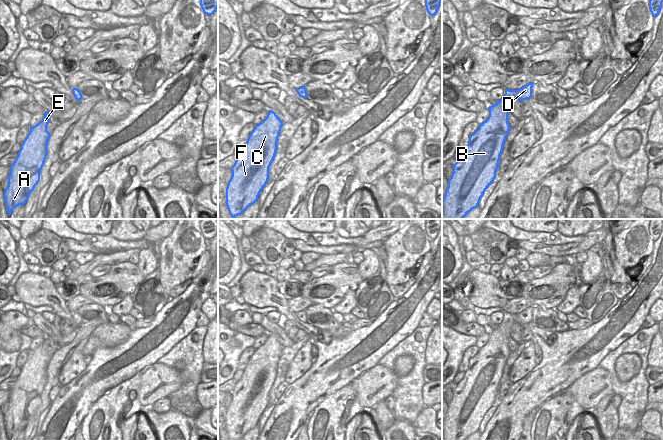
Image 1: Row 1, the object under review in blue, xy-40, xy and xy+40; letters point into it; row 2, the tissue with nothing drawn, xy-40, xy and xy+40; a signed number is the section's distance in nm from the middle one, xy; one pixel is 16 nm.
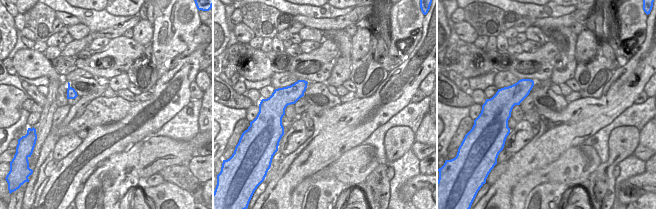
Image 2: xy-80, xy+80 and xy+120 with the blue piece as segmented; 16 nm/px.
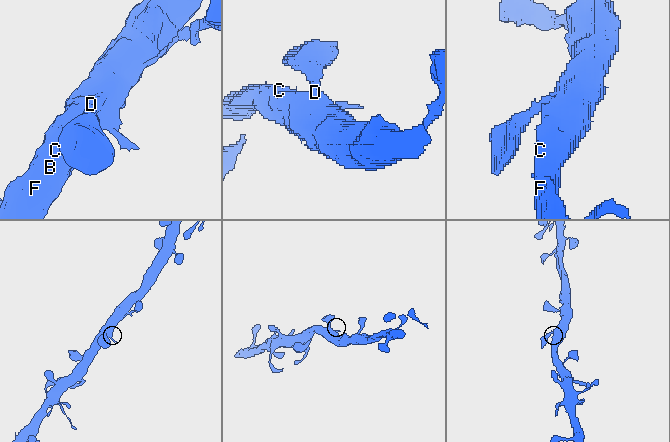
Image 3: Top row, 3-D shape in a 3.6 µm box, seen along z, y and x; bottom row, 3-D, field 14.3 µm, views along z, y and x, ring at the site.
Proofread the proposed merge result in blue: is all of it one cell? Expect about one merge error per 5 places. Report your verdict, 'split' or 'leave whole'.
leave whole

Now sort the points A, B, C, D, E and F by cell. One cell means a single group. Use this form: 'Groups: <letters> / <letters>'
Groups: A B C D E F

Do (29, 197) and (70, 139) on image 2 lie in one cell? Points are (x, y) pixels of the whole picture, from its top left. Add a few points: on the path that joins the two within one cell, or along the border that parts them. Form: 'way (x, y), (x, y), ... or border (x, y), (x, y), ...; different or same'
border (60, 137), (54, 147), (52, 158); different

